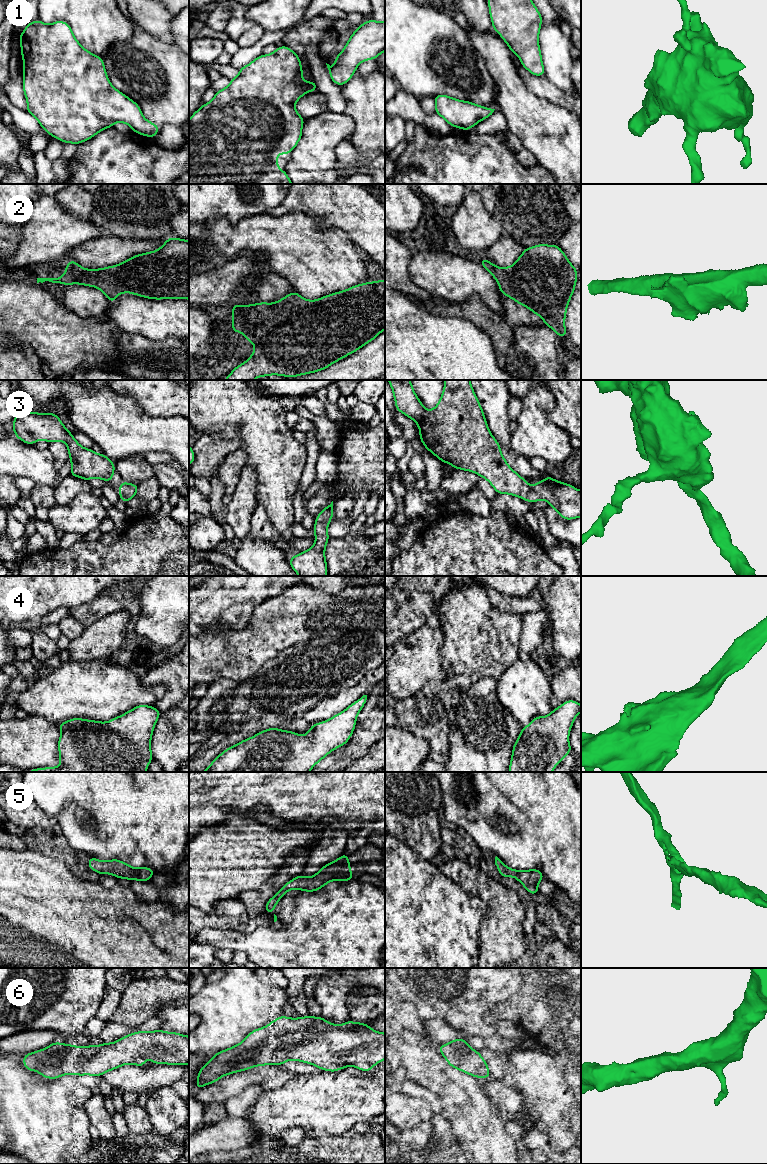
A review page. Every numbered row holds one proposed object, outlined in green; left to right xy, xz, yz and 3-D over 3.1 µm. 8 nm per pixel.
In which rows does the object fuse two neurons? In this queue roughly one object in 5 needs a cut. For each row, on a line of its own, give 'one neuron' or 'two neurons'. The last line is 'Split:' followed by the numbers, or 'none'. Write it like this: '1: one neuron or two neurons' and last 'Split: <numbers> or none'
1: one neuron
2: one neuron
3: one neuron
4: one neuron
5: one neuron
6: one neuron
Split: none

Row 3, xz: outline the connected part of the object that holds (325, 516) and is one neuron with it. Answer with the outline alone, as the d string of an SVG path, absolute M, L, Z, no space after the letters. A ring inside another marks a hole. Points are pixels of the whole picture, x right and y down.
M333 501L330 505L323 508L315 518L314 536L316 538L314 545L290 558L291 568L299 576L327 576L327 563L325 558L325 548L329 540L327 528L333 518Z

